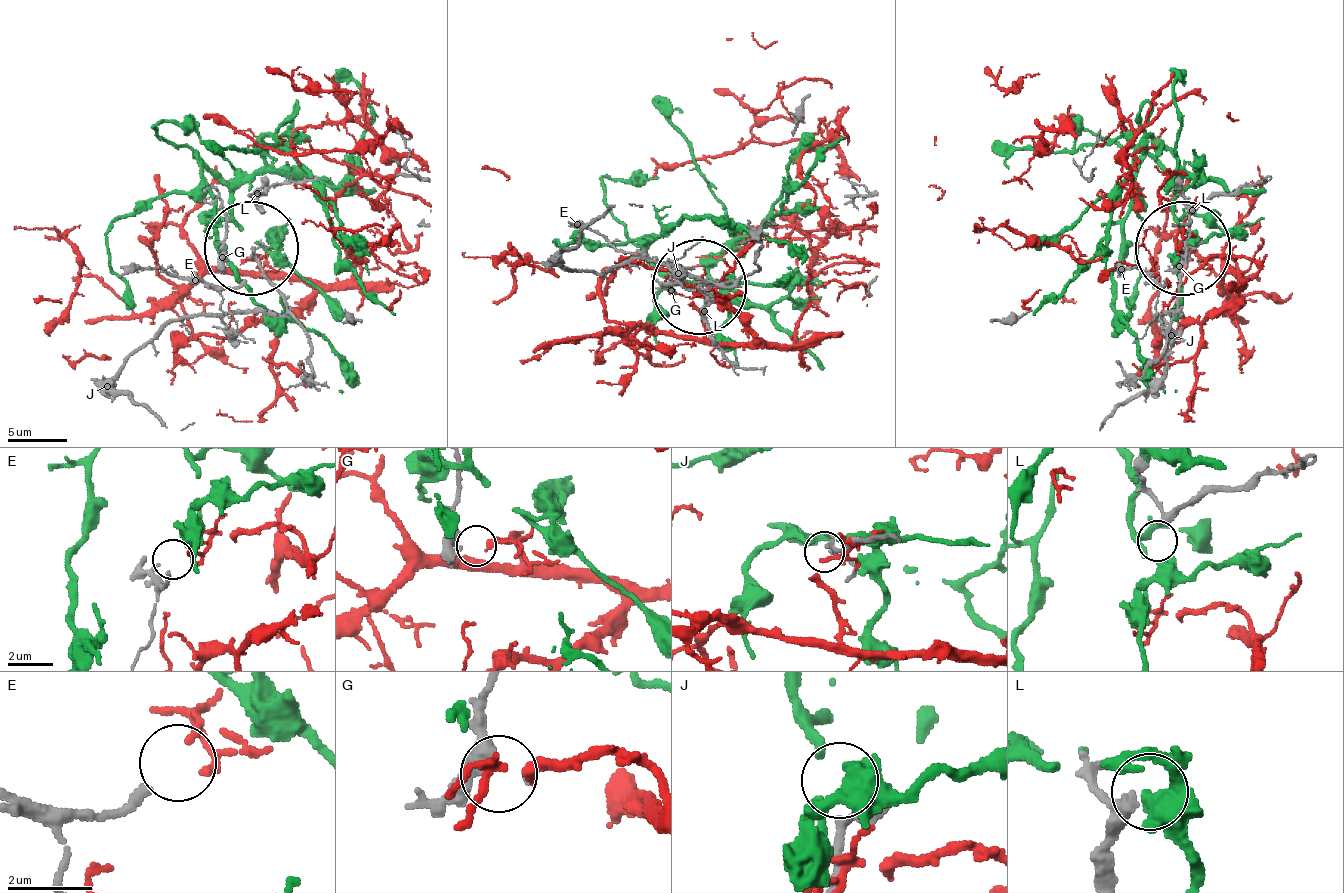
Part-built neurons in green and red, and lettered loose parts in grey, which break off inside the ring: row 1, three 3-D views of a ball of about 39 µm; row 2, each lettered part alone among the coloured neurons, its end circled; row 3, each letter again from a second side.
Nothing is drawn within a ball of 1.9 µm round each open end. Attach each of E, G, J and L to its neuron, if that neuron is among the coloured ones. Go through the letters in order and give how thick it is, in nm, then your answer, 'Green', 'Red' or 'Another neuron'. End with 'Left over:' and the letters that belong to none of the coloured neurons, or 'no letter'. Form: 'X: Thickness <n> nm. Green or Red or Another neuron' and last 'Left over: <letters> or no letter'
E: Thickness 190 nm. Another neuron
G: Thickness 360 nm. Red
J: Thickness 130 nm. Another neuron
L: Thickness 260 nm. Another neuron
Left over: E, J, L

